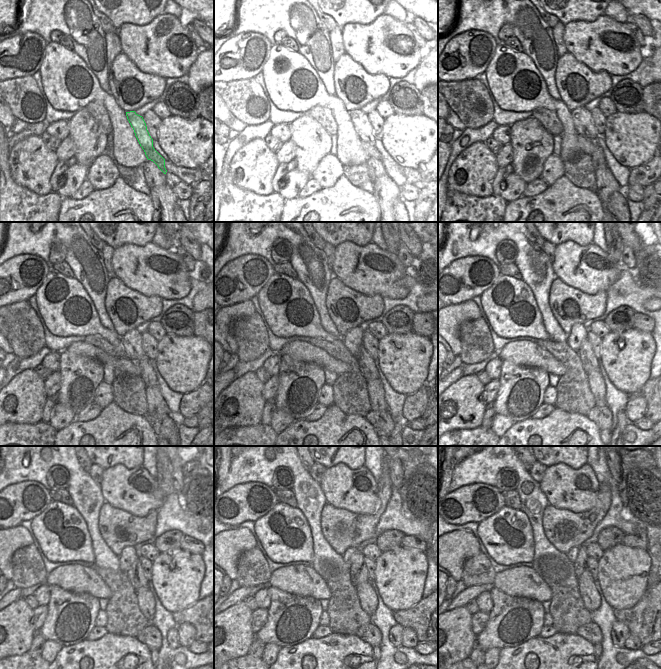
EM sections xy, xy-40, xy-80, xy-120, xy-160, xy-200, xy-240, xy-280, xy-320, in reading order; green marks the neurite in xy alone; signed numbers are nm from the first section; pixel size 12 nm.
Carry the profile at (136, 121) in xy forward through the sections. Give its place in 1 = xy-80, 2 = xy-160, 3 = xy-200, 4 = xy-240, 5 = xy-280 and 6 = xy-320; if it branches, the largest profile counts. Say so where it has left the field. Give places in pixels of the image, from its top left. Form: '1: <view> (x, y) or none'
1: xy-80 (583, 122)
2: xy-160 (353, 340)
3: xy-200 (578, 333)
4: xy-240 (129, 554)
5: xy-280 (348, 554)
6: xy-320 (572, 554)

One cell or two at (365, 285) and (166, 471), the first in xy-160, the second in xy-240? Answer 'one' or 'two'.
two

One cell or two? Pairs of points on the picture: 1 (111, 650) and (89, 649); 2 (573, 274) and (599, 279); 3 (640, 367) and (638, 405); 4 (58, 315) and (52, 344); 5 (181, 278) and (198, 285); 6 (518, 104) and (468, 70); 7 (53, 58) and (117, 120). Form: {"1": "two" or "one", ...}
{"1": "one", "2": "one", "3": "two", "4": "two", "5": "two", "6": "two", "7": "one"}

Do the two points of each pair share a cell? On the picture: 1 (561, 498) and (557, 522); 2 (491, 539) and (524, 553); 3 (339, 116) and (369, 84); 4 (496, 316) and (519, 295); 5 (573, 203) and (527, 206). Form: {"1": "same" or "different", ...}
{"1": "different", "2": "same", "3": "different", "4": "same", "5": "same"}

